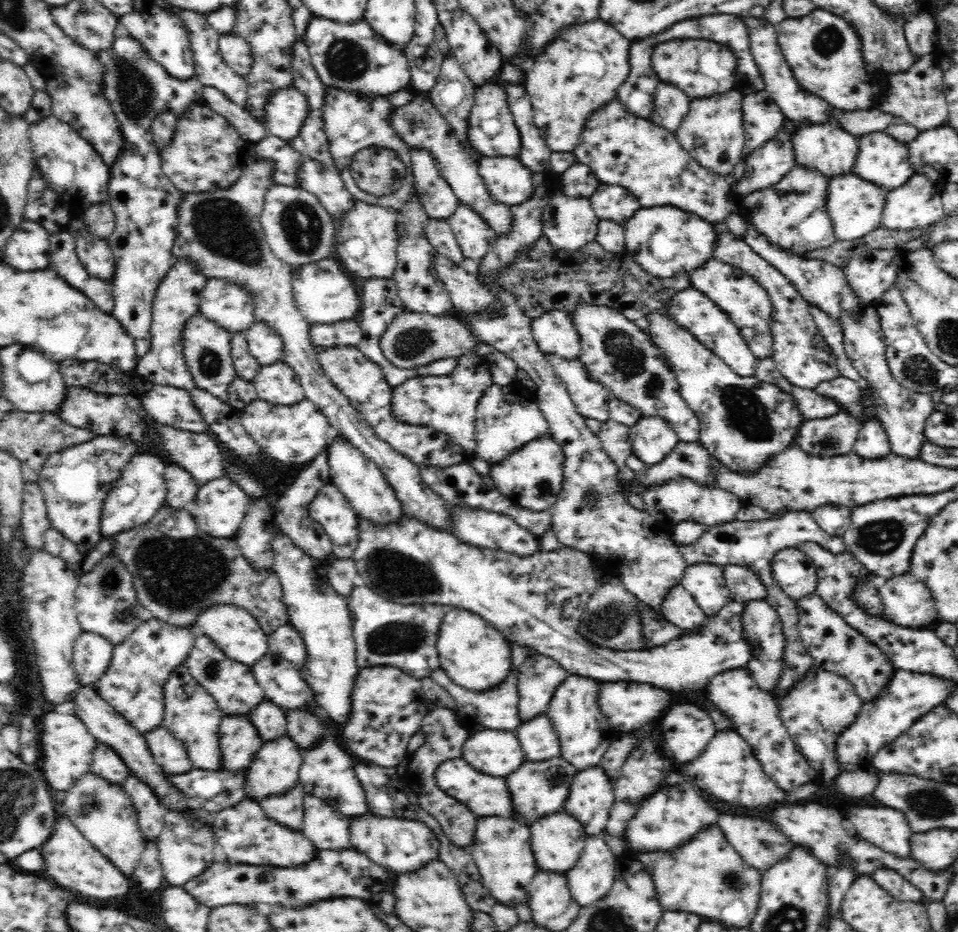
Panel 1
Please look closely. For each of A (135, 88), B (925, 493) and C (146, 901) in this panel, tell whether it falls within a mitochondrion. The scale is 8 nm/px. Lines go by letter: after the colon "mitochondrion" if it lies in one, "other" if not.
A: mitochondrion
B: other
C: other

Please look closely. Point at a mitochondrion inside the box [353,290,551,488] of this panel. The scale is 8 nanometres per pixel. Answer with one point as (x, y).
(411, 344)

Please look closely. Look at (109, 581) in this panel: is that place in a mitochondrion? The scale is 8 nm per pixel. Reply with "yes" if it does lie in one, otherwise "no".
yes

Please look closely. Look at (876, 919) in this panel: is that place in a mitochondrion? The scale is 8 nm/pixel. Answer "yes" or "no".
no

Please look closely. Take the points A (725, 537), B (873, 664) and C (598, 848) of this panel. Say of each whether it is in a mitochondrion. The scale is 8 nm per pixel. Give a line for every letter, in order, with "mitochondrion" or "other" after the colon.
A: other
B: mitochondrion
C: other

